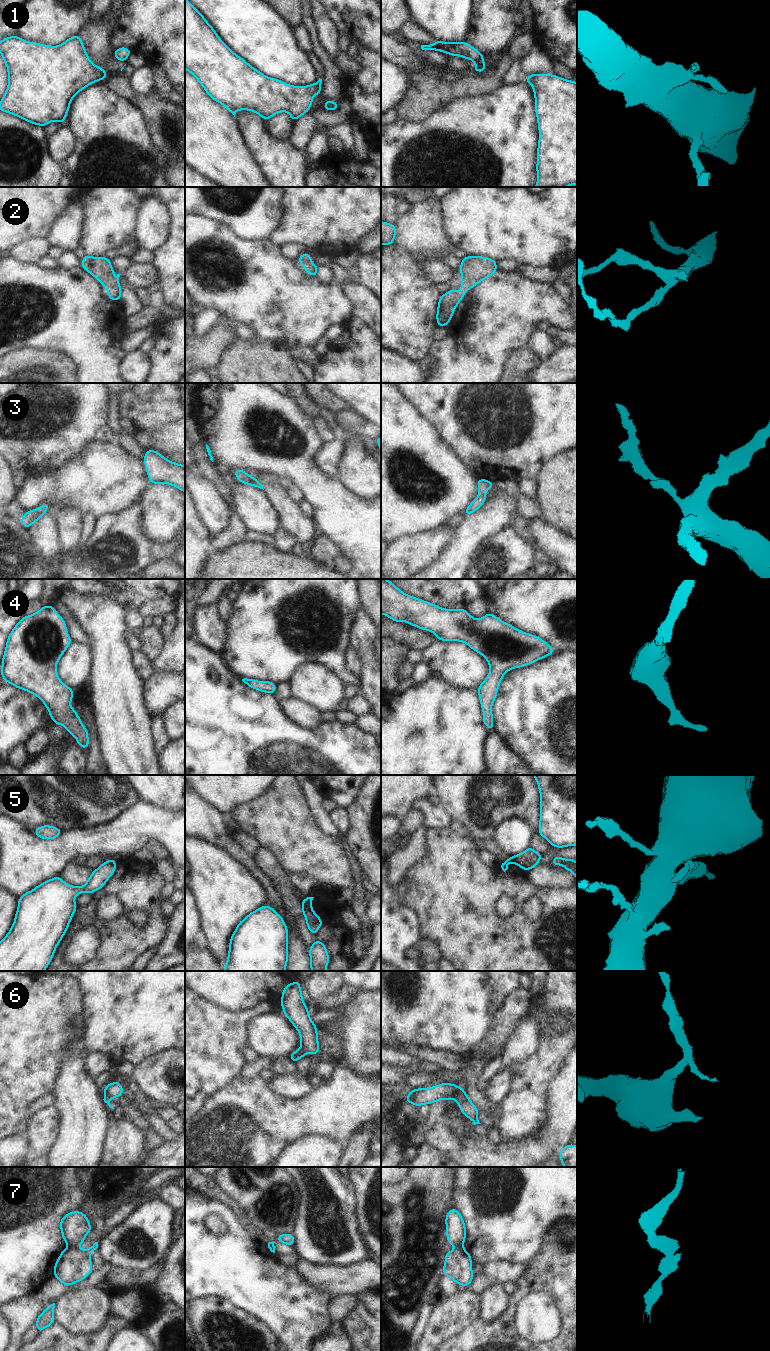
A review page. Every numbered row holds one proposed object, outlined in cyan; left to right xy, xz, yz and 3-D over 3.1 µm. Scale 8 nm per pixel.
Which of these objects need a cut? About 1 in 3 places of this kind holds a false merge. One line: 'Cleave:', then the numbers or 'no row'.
Cleave: 1, 5, 6, 7

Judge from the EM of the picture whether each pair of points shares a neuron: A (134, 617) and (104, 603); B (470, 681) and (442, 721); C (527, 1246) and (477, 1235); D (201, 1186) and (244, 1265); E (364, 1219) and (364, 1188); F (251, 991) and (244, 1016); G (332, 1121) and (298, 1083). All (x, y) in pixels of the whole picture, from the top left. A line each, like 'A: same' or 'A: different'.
A: different
B: different
C: same
D: different
E: same
F: different
G: different

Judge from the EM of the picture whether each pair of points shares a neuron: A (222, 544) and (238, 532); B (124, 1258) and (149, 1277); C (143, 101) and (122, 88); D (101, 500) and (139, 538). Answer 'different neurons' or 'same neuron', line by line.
A: same neuron
B: different neurons
C: same neuron
D: different neurons

